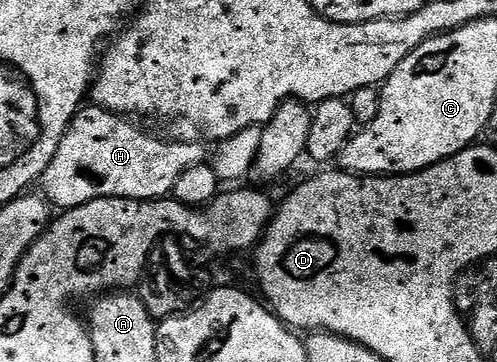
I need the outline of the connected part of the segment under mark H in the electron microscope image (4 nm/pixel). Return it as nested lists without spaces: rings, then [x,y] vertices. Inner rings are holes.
[[[97,106],[83,107],[68,126],[56,158],[52,160],[48,170],[44,170],[40,181],[41,195],[58,210],[79,208],[100,198],[161,200],[173,193],[178,179],[184,173],[207,159],[205,150],[198,144],[189,144],[186,140],[170,140],[165,144],[160,137],[153,136],[134,124],[137,123],[133,119],[118,116],[115,112]]]

